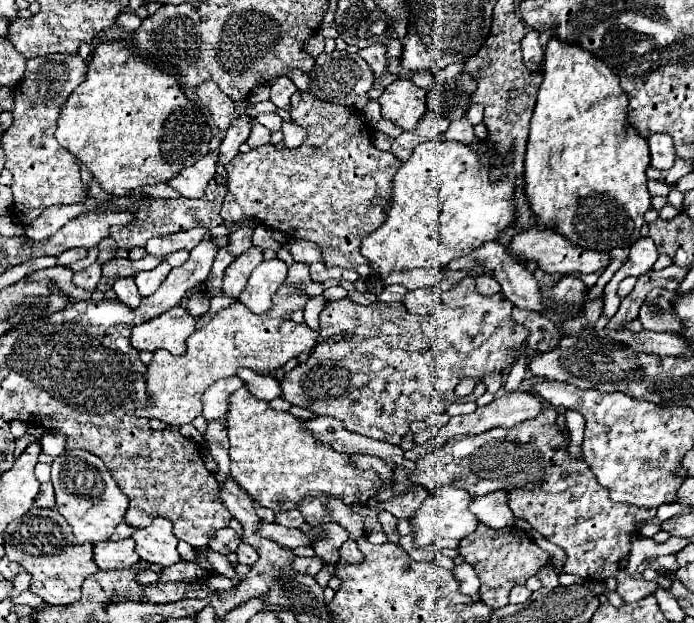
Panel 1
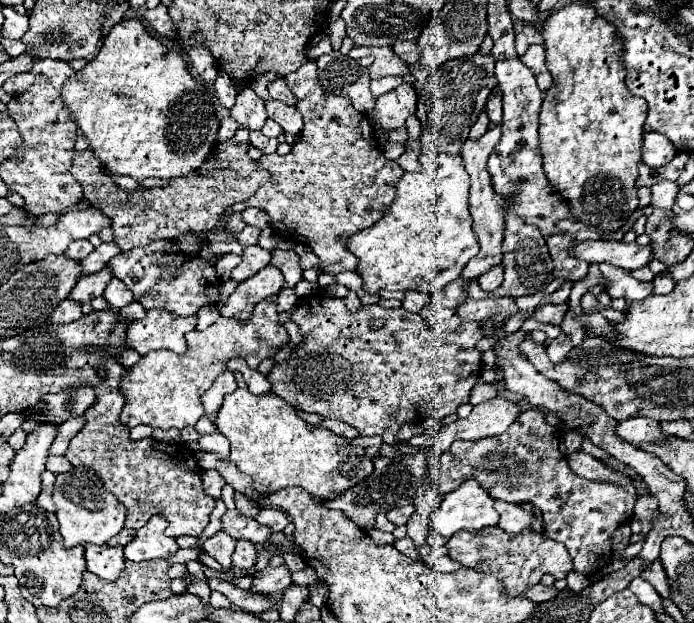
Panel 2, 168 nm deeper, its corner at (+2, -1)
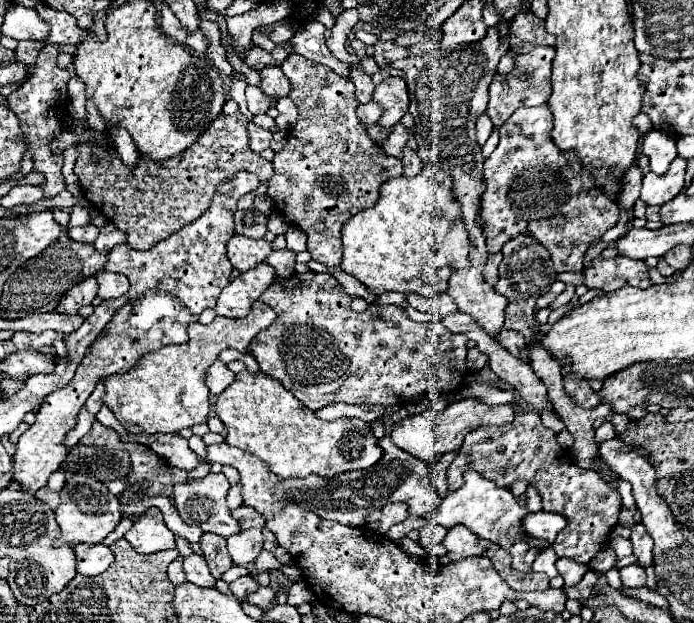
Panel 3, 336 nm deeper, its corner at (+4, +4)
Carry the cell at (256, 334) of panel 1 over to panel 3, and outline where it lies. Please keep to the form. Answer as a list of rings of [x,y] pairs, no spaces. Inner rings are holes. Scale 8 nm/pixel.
[[[254,302],[252,310],[244,318],[220,318],[216,316],[208,326],[198,322],[188,326],[190,340],[182,346],[162,346],[158,352],[146,354],[128,372],[106,378],[104,404],[114,412],[118,422],[132,434],[156,434],[156,432],[180,432],[194,424],[206,422],[210,412],[210,392],[204,384],[204,374],[210,364],[218,360],[218,354],[226,348],[248,352],[254,336],[272,326],[276,312],[264,302]]]

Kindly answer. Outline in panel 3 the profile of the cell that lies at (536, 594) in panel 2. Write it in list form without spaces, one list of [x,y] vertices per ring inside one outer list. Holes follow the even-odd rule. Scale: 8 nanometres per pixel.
[[[588,570],[588,572],[582,576],[582,580],[578,582],[578,586],[564,586],[564,592],[566,592],[568,598],[574,598],[574,600],[584,602],[584,600],[590,598],[592,586],[594,586],[596,580],[598,580],[598,572]]]

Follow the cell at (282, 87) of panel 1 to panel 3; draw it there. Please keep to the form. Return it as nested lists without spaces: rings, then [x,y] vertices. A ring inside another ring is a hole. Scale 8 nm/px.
[[[268,66],[264,68],[262,72],[262,92],[268,94],[268,96],[274,96],[274,98],[280,98],[280,96],[288,96],[290,92],[290,82],[288,78],[282,74],[282,70],[278,66]]]

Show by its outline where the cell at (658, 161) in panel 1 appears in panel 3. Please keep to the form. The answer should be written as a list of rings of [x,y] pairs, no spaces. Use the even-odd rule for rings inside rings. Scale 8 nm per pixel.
[[[648,130],[642,138],[642,152],[650,158],[650,168],[654,174],[664,174],[668,164],[678,156],[676,140],[660,130]]]

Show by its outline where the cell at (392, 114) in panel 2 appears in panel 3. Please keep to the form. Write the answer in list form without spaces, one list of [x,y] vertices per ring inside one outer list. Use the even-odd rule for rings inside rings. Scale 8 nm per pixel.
[[[388,78],[382,84],[378,84],[372,100],[384,108],[378,120],[380,126],[390,128],[396,122],[400,122],[400,118],[408,112],[408,88],[404,78]]]

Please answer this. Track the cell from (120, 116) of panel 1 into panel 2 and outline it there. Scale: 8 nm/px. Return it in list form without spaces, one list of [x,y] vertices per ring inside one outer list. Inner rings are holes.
[[[126,19],[116,23],[102,41],[98,53],[84,69],[80,69],[62,89],[62,97],[76,125],[90,139],[90,149],[112,175],[130,175],[136,181],[148,177],[182,177],[194,173],[210,155],[216,141],[220,121],[214,111],[212,89],[194,77],[188,61],[168,49],[160,39],[148,33],[142,19]]]

